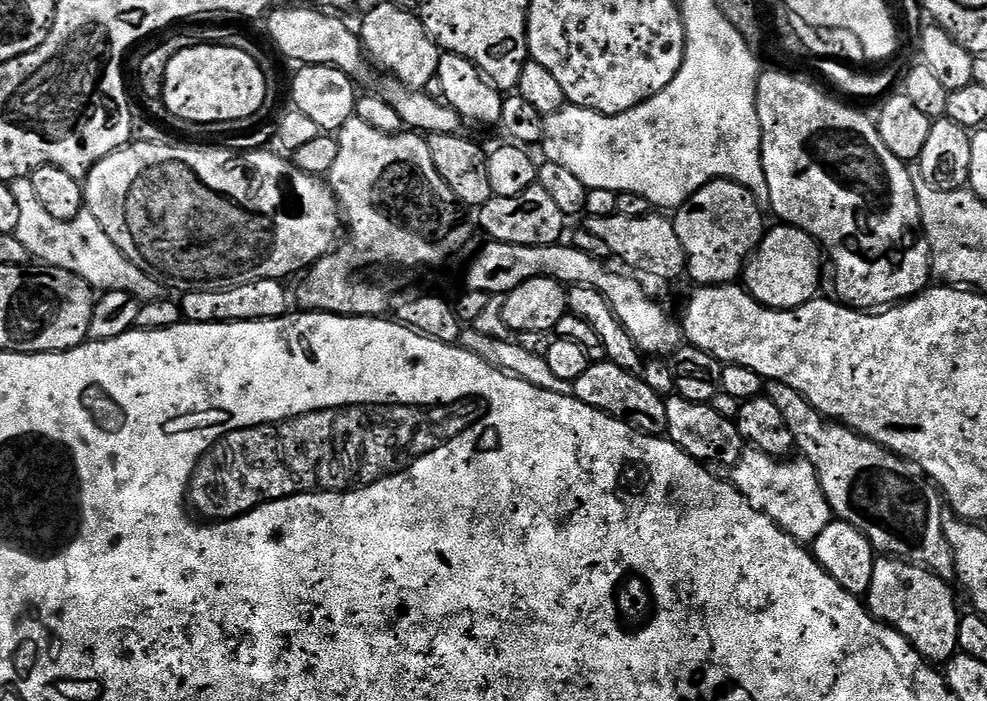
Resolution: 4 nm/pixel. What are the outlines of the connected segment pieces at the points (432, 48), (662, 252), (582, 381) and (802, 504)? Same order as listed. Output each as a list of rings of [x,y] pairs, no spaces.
[[[395,2],[380,4],[377,8],[372,8],[365,14],[364,21],[361,22],[360,28],[358,27],[358,35],[361,42],[364,43],[364,51],[368,53],[369,57],[377,65],[380,63],[388,71],[388,74],[399,80],[401,84],[405,84],[407,88],[424,90],[429,87],[428,83],[431,85],[435,81],[442,52],[438,45],[432,41],[428,31],[424,29],[424,23],[415,11],[399,8]]]
[[[664,214],[646,216],[593,216],[587,222],[588,228],[617,256],[640,272],[649,272],[660,280],[683,277],[686,272],[688,256],[684,253],[682,242],[676,233],[676,225]]]
[[[607,358],[589,363],[586,374],[572,381],[572,395],[586,402],[586,406],[594,406],[594,410],[616,416],[648,436],[664,436],[667,433],[665,397],[650,390],[643,375],[622,370],[622,366]]]
[[[749,447],[740,455],[740,461],[731,465],[730,482],[748,499],[754,510],[769,516],[795,540],[811,542],[834,519],[832,507],[826,502],[812,463],[803,458],[792,459],[768,456],[757,448]]]

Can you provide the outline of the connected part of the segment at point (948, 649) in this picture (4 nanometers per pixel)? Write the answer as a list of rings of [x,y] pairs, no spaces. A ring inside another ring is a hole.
[[[880,558],[874,566],[874,578],[870,578],[866,603],[876,619],[901,632],[925,660],[944,666],[957,655],[960,647],[958,626],[962,612],[956,609],[952,587],[949,581],[935,576],[928,568],[907,564],[905,560]]]

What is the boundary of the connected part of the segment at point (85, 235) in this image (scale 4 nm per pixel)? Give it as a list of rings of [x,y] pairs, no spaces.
[[[31,179],[13,180],[11,185],[18,202],[18,226],[14,235],[20,239],[22,246],[26,246],[29,257],[36,259],[37,256],[41,265],[61,268],[82,278],[100,294],[125,292],[141,302],[165,299],[165,285],[138,270],[138,266],[134,266],[134,262],[130,262],[130,258],[126,258],[126,254],[122,254],[122,250],[110,242],[106,230],[98,226],[98,218],[94,218],[94,214],[85,210],[69,220],[53,218],[43,208],[42,202],[38,202]]]

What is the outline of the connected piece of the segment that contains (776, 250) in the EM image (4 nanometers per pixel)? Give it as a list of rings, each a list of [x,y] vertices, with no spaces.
[[[791,226],[779,227],[773,232],[772,229],[765,231],[764,238],[760,241],[760,247],[749,259],[742,273],[742,284],[759,304],[765,304],[767,308],[797,308],[803,304],[809,304],[817,295],[816,287],[820,284],[822,249],[816,243],[816,239],[810,234],[806,234],[802,229]]]

